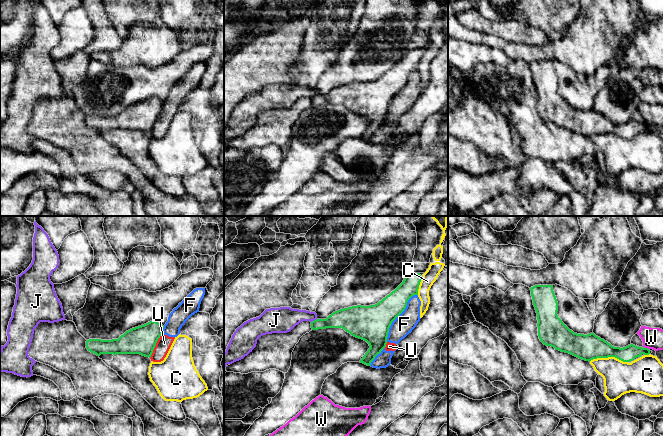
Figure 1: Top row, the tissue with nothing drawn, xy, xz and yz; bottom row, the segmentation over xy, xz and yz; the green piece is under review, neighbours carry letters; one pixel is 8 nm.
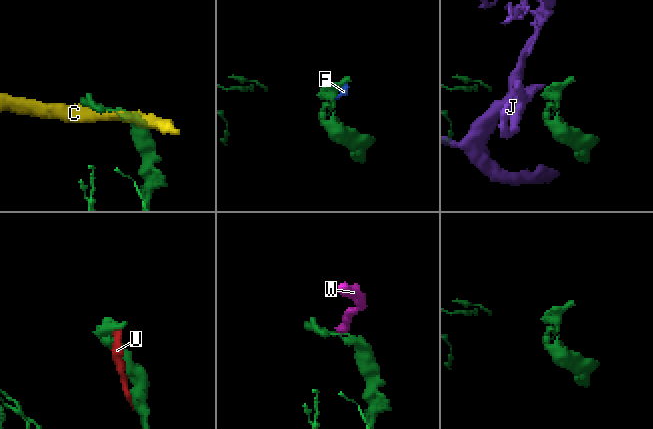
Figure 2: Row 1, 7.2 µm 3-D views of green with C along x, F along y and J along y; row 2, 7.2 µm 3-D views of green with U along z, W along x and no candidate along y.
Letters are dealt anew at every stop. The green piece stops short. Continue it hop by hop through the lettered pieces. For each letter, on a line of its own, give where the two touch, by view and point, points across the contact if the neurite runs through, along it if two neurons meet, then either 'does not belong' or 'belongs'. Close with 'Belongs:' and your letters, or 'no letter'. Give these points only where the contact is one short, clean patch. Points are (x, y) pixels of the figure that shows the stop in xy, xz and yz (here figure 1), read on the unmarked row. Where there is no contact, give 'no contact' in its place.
C: contact yz (608, 132); does not belong
F: contact xz (398, 91); does not belong
J: contact xz (314, 96); border xz (316, 94), (311, 98); does not belong
U: contact xy (155, 121); does not belong
W: contact yz (647, 124); does not belong
Belongs: no letter

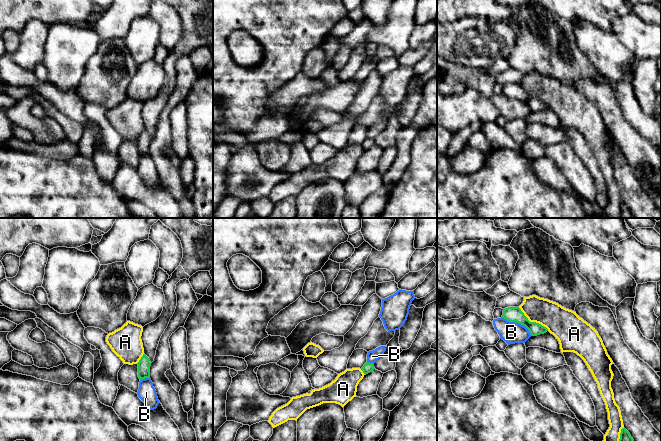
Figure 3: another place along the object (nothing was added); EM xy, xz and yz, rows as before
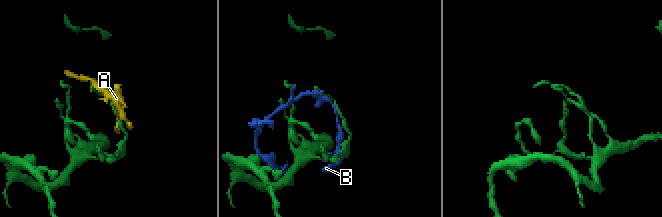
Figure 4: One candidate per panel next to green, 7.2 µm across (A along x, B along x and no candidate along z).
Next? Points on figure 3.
A: contact yz (532, 98); does not belong
B: contact yz (517, 98); does not belong
Belongs: no letter

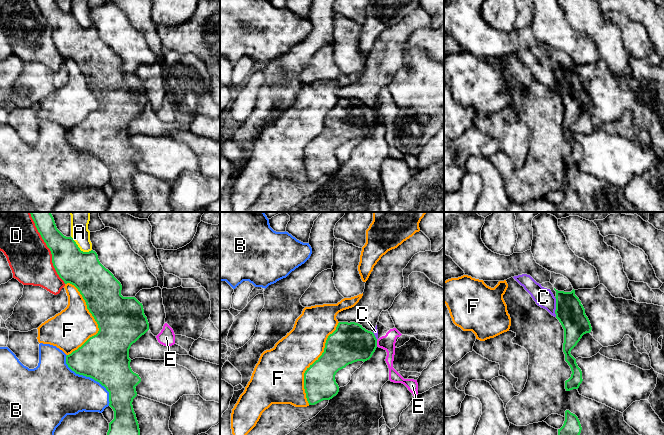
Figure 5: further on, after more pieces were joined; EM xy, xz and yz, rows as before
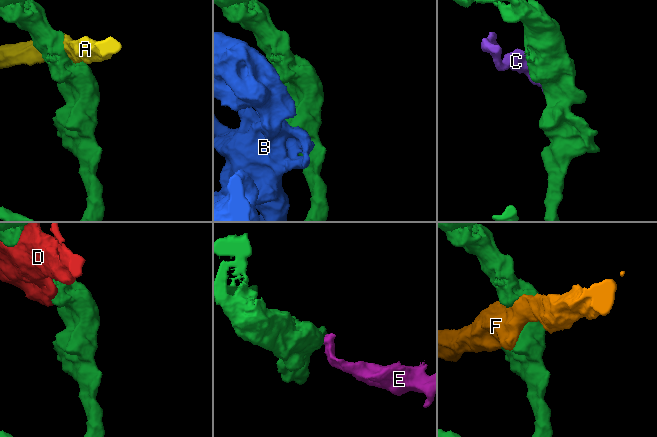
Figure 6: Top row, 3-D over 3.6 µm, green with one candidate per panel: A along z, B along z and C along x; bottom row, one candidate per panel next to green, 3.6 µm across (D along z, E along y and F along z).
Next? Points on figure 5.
A: contact xy (79, 24); does not belong
B: contact xy (90, 153); does not belong
C: contact yz (556, 83); does not belong
D: contact xy (51, 29); does not belong
E: contact xz (376, 119); does not belong
F: contact xy (95, 96); does not belong
Belongs: no letter

